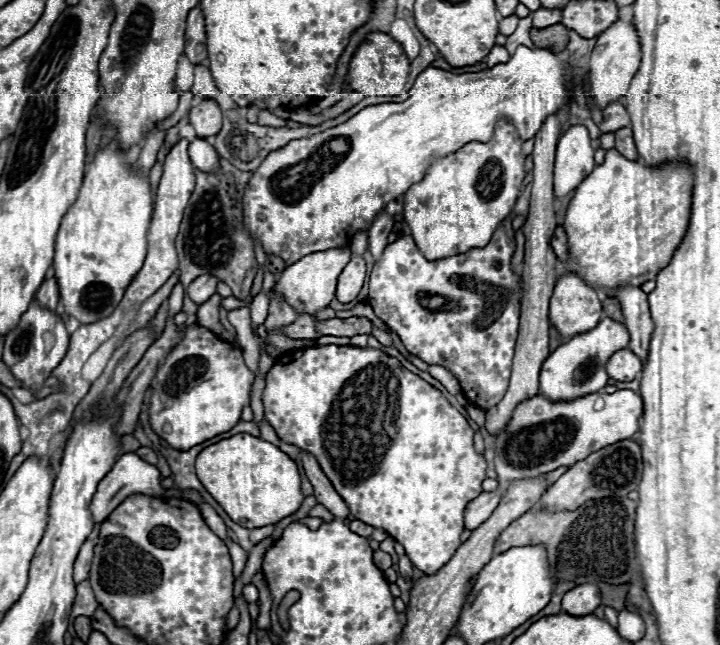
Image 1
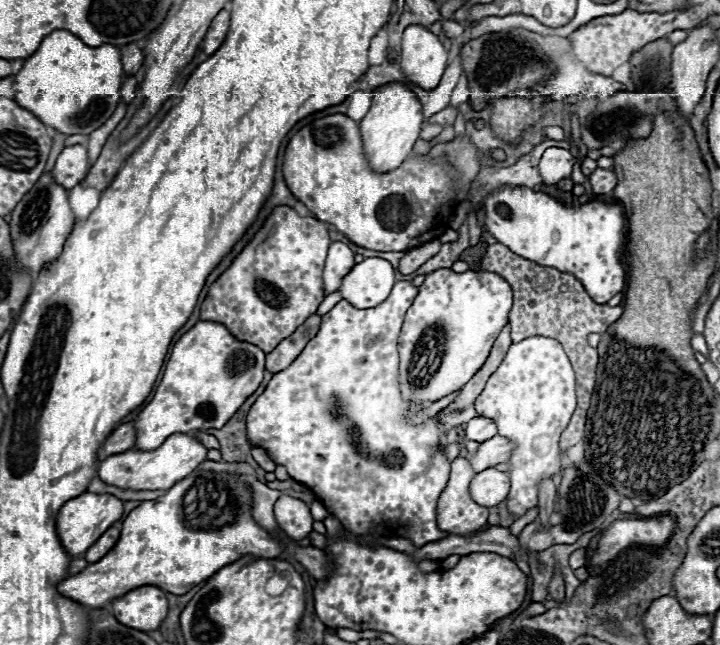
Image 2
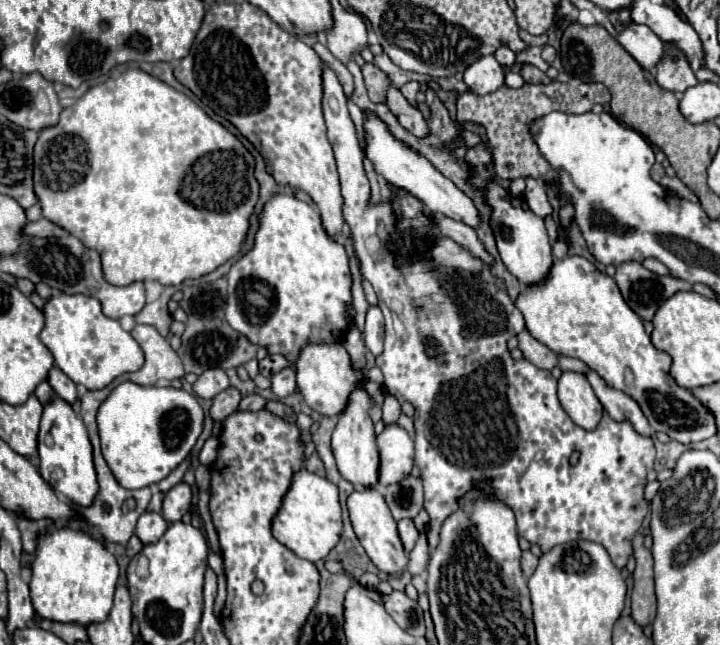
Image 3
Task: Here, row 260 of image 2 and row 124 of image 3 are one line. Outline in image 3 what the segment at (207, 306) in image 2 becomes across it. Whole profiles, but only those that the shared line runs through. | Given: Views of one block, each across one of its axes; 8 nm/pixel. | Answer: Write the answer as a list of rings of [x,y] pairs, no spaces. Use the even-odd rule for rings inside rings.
[[[220,2],[212,4],[206,12],[204,22],[196,34],[196,40],[186,58],[174,68],[174,76],[184,84],[202,104],[210,106],[216,116],[232,122],[238,132],[246,138],[250,132],[256,134],[266,162],[268,174],[278,186],[300,188],[320,210],[322,226],[332,240],[340,240],[344,234],[342,216],[342,194],[336,172],[332,146],[326,138],[326,124],[322,116],[322,60],[318,54],[298,40],[294,34],[282,30],[272,18],[250,2]]]

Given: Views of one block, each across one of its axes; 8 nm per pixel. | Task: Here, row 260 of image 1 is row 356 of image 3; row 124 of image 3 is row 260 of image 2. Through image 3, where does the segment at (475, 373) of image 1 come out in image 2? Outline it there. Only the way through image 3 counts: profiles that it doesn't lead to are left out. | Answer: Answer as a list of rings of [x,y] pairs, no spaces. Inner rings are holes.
[[[332,242],[328,248],[328,258],[324,266],[324,290],[326,294],[336,292],[348,270],[354,266],[354,252],[344,242]]]

